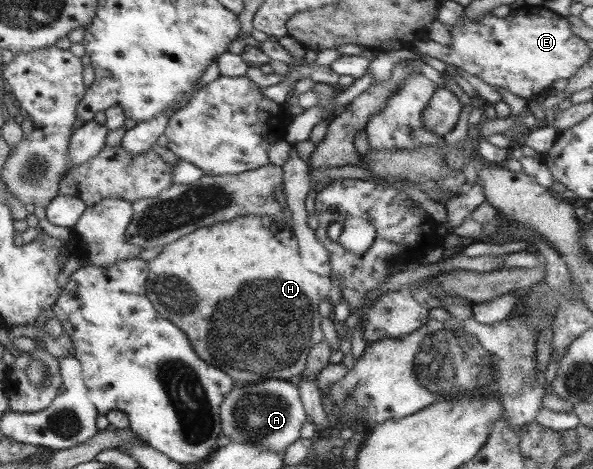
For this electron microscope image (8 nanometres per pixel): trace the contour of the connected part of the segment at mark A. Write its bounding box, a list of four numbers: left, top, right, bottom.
[219,381,306,453]

